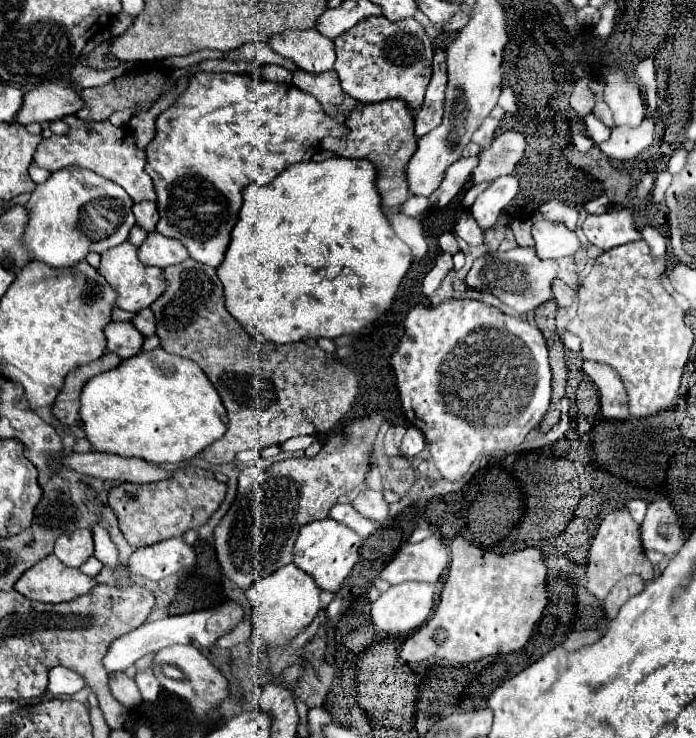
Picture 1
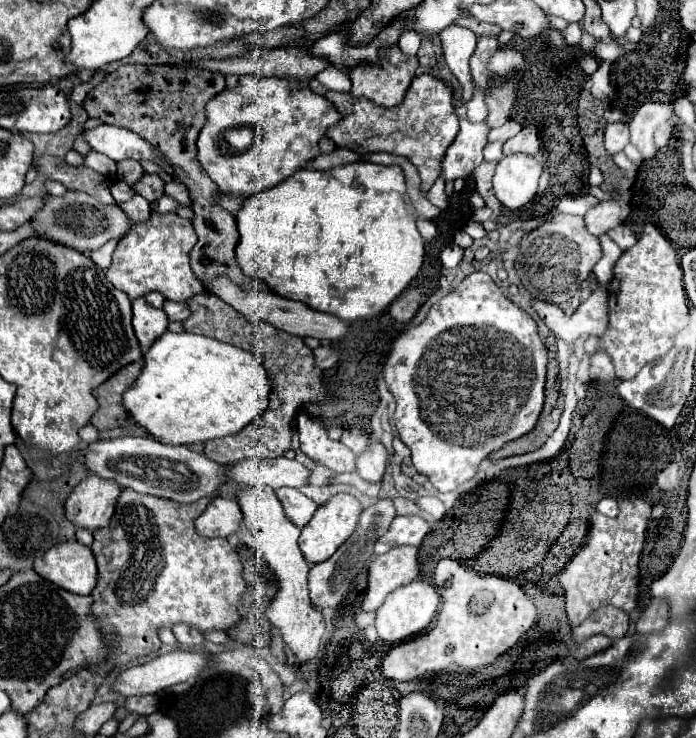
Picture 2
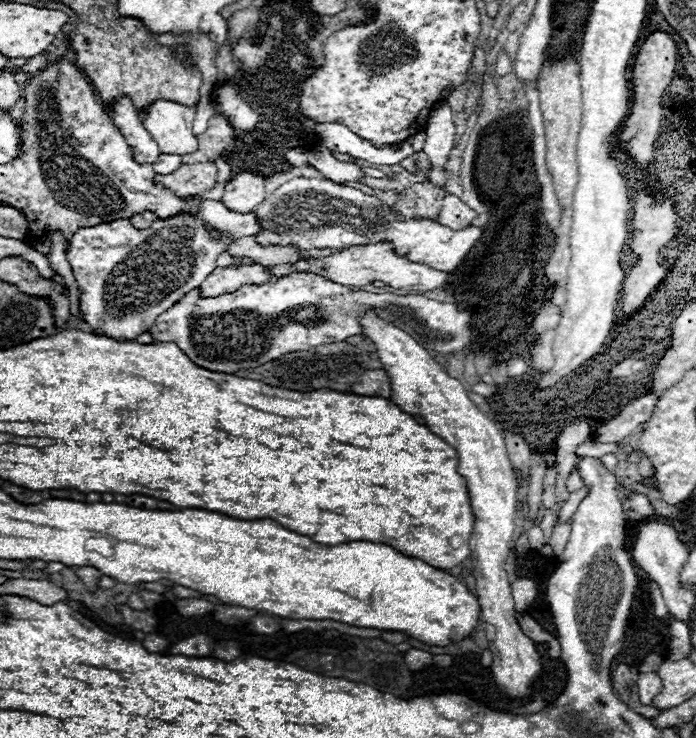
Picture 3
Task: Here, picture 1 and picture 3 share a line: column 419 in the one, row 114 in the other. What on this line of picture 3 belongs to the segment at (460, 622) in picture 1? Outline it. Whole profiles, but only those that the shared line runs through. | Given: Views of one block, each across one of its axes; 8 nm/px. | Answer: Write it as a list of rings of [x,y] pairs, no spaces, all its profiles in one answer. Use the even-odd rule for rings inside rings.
[[[654,32],[646,38],[642,44],[642,50],[636,54],[634,66],[632,66],[632,108],[624,122],[624,128],[618,132],[618,144],[626,150],[626,154],[636,160],[640,166],[646,166],[654,156],[654,140],[660,130],[660,114],[662,106],[660,100],[676,72],[678,62],[678,50],[676,42],[666,32]]]

